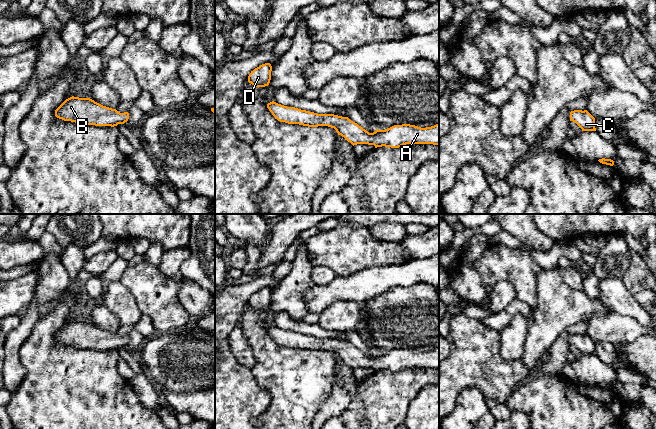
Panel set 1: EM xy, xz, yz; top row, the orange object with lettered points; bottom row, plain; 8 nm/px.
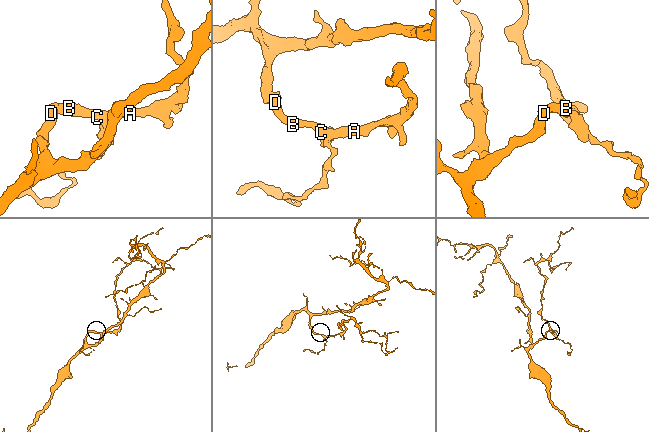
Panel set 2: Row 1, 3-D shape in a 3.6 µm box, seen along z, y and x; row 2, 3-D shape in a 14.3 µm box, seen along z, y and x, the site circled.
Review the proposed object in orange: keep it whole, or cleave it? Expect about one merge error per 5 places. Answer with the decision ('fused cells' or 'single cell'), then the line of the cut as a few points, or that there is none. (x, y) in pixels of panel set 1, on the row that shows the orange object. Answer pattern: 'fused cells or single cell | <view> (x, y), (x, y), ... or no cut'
single cell | no cut

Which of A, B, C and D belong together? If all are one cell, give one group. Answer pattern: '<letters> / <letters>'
A B C D

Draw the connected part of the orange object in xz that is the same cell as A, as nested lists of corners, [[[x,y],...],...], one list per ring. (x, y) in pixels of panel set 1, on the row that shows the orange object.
[[[274,101],[267,104],[272,115],[280,122],[308,127],[328,126],[334,128],[353,146],[368,144],[377,147],[399,148],[406,144],[433,144],[439,146],[439,123],[426,128],[415,125],[394,125],[385,130],[369,133],[348,117],[334,114],[317,114],[295,107],[287,107]]]

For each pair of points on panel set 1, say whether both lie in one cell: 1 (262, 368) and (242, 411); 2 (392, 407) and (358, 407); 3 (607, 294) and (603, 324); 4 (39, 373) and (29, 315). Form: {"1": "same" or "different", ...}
{"1": "different", "2": "different", "3": "different", "4": "different"}

